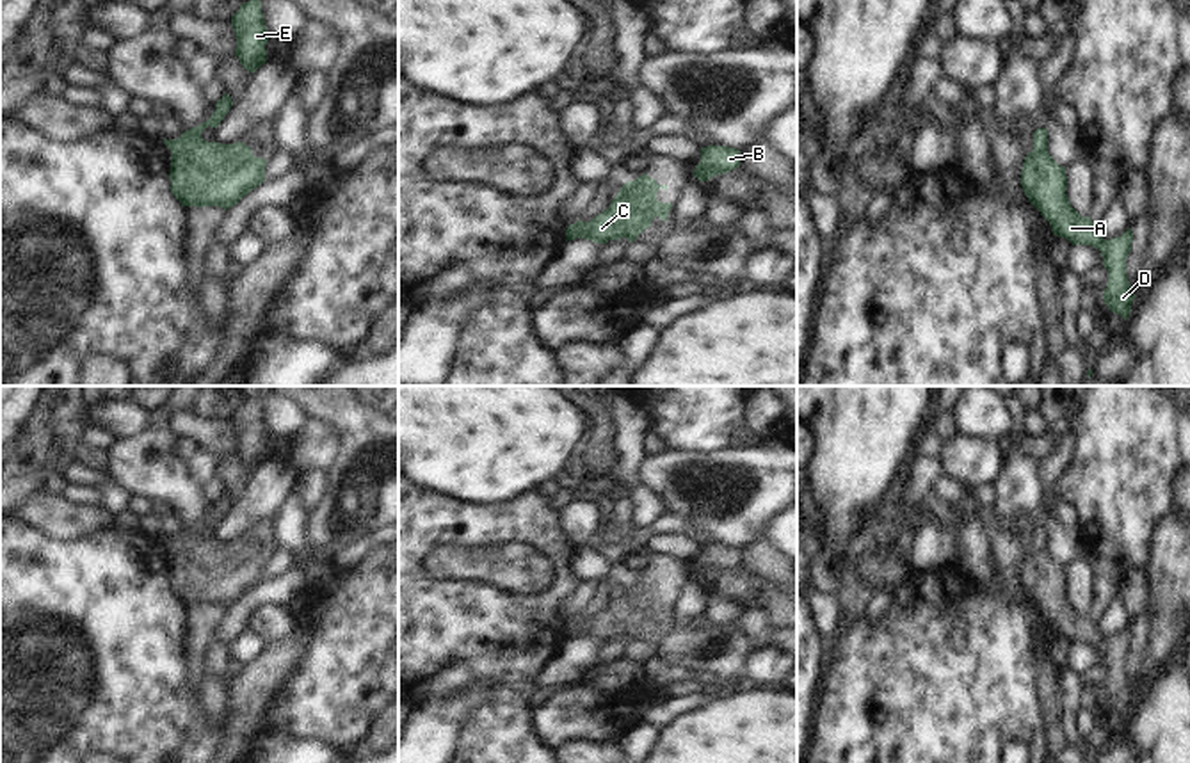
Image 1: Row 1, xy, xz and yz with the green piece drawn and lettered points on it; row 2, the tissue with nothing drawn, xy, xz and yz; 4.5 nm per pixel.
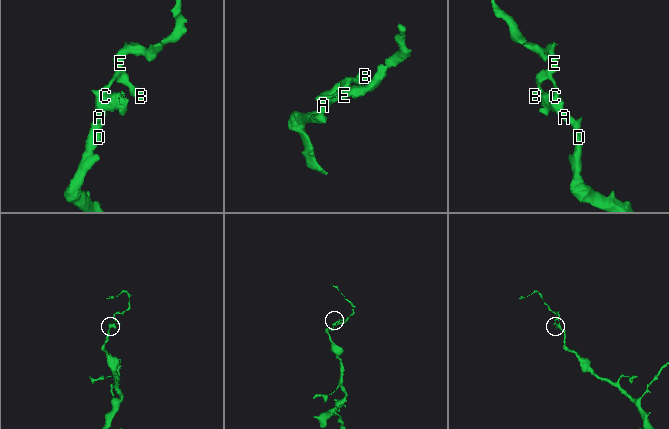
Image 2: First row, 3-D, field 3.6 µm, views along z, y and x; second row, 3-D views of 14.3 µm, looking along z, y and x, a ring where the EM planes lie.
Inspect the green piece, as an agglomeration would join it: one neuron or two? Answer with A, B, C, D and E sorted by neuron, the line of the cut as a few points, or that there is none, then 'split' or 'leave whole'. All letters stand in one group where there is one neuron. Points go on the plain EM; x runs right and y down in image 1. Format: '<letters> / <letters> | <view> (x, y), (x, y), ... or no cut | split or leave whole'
A C D / B E | xy (203, 539), (173, 552) | split

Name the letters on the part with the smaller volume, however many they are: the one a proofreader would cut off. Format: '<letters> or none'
B, E

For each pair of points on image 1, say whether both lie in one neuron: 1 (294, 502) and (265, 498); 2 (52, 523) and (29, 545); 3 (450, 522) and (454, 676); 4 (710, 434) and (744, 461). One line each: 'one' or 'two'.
1: two
2: two
3: one
4: two

